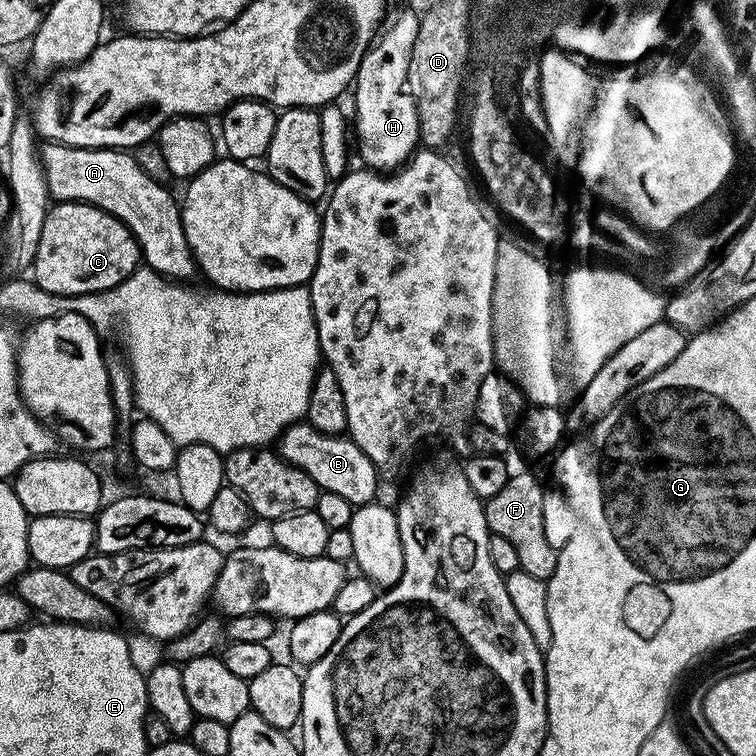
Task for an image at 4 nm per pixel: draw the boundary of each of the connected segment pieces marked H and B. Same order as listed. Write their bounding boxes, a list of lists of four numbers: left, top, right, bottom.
[[354,8,420,174],[278,422,381,506]]

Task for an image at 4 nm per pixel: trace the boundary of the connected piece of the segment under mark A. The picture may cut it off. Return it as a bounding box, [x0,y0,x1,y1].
[39,142,197,282]

